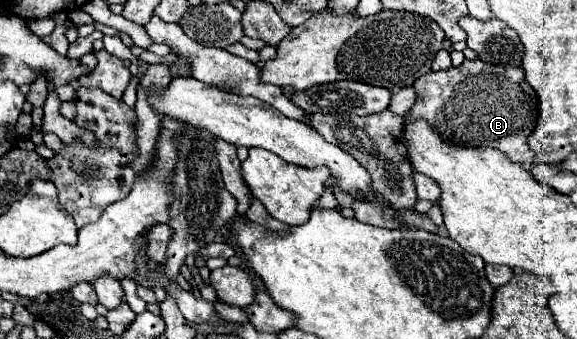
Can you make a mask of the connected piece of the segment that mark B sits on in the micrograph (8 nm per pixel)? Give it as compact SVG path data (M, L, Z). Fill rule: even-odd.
M480 59L476 61L464 61L460 67L450 67L446 71L430 71L422 79L414 83L416 89L416 105L408 111L404 117L404 123L412 123L418 119L426 119L430 127L434 127L450 145L458 147L492 147L502 153L512 163L520 165L530 165L534 159L534 153L530 151L526 139L536 127L538 121L538 95L532 89L532 85L524 77L522 67L500 67L500 65L490 65Z

